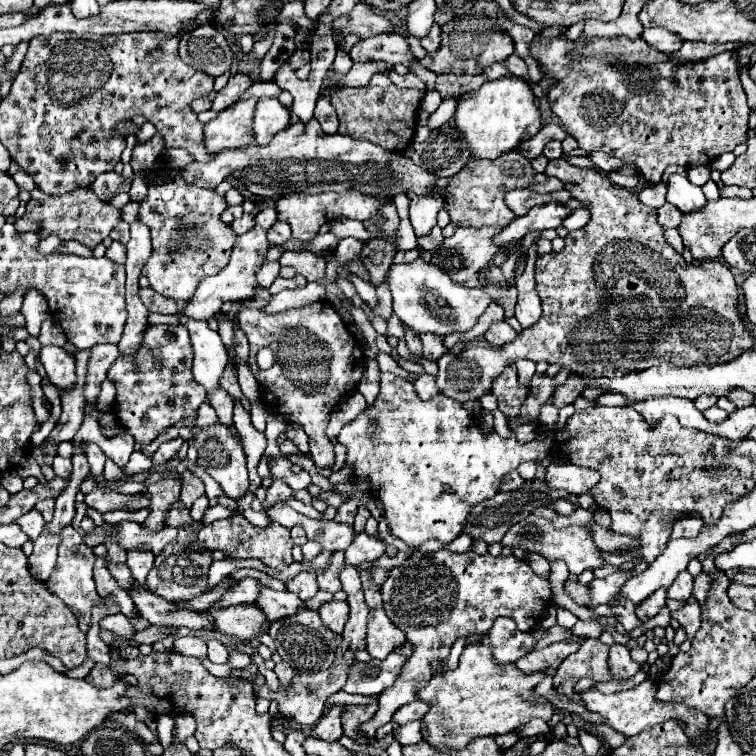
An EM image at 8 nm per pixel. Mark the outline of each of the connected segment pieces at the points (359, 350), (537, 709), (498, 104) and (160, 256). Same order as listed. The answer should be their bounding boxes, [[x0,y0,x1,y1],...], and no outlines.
[[238,302,366,468],[418,640,552,752],[454,76,540,158],[140,178,238,300]]

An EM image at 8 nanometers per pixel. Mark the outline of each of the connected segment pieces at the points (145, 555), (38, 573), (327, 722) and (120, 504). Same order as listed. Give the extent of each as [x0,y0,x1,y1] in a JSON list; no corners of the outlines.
[[126,550,154,584],[28,534,58,582],[314,704,348,742],[84,488,148,514]]

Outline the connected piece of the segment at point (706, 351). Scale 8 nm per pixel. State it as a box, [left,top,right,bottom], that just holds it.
[436,158,754,402]

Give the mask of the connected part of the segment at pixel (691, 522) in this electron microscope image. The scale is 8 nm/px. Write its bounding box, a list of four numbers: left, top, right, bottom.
[670,516,704,538]

